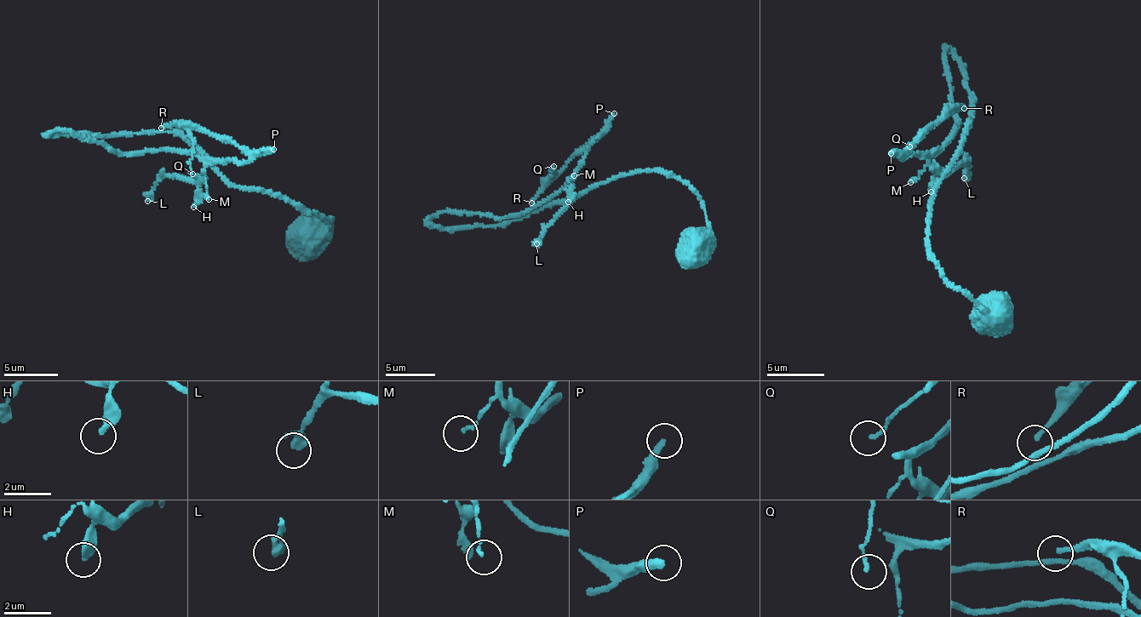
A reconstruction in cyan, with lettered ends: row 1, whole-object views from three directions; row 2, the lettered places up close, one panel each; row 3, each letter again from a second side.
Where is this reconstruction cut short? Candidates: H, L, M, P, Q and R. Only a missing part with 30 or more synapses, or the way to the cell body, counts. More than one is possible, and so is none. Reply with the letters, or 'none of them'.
P

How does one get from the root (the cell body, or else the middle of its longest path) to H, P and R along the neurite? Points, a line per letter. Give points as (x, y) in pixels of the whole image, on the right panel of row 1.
H: (1000, 310), (930, 253), (929, 203), (972, 110), (944, 48), (960, 123), (930, 157), (931, 191)
P: (1000, 310), (930, 253), (929, 203), (972, 110), (947, 48), (954, 138), (891, 153)
R: (1000, 310), (930, 253), (929, 203), (972, 110), (947, 48), (960, 123), (902, 157), (964, 108)

